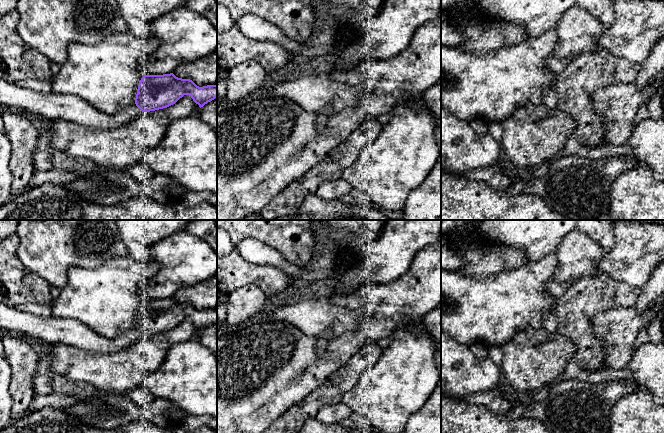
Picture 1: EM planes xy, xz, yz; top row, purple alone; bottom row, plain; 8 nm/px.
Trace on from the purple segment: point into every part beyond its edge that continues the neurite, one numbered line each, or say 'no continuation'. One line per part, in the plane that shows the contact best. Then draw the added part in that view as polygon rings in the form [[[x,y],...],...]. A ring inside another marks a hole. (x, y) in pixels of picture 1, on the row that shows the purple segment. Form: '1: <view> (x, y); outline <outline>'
1: xy (52, 106); outline [[[0,78],[0,106],[25,110],[32,117],[65,120],[99,129],[119,128],[138,118],[142,111],[135,103],[112,114],[104,113],[82,98],[70,94],[41,94]]]

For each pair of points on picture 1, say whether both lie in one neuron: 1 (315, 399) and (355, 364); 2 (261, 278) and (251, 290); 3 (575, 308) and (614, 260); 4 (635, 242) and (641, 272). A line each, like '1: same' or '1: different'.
1: same
2: different
3: different
4: same

